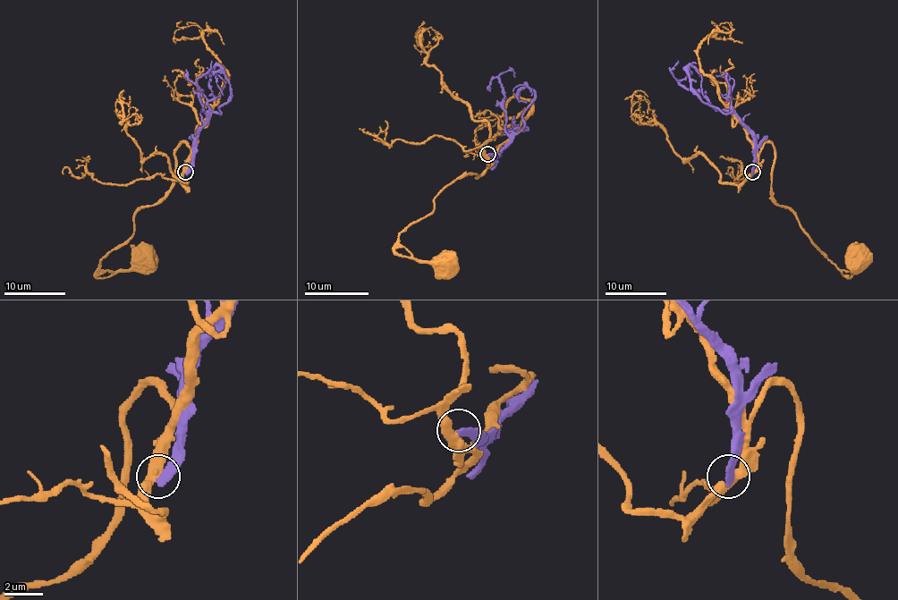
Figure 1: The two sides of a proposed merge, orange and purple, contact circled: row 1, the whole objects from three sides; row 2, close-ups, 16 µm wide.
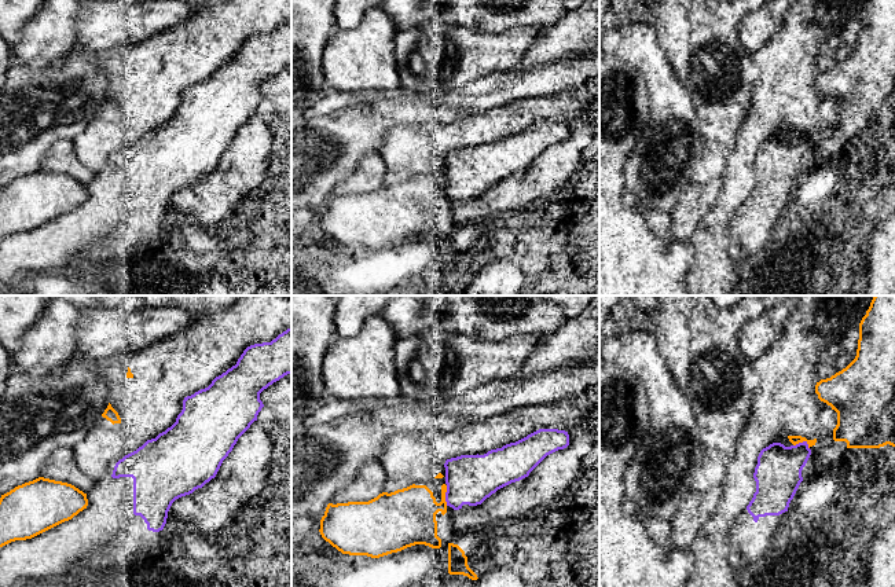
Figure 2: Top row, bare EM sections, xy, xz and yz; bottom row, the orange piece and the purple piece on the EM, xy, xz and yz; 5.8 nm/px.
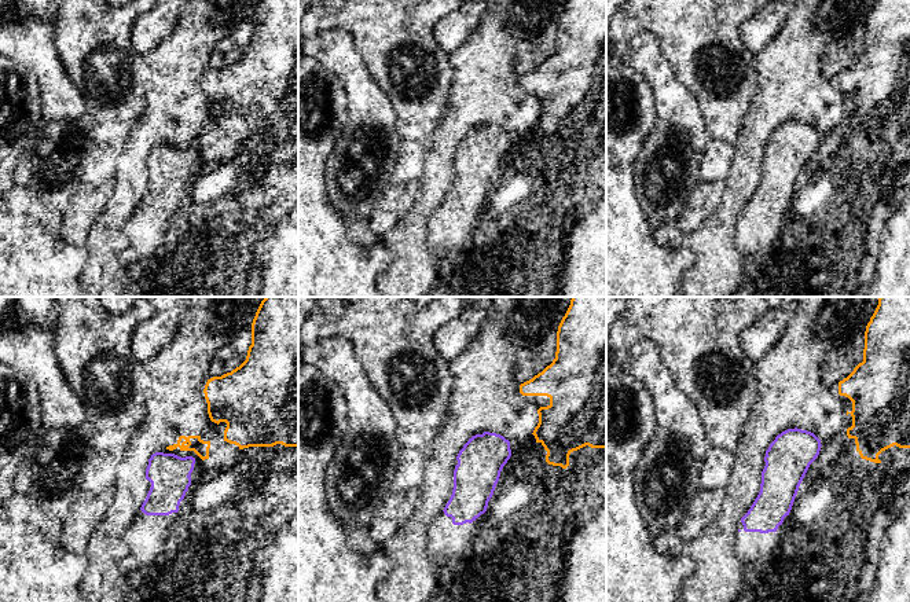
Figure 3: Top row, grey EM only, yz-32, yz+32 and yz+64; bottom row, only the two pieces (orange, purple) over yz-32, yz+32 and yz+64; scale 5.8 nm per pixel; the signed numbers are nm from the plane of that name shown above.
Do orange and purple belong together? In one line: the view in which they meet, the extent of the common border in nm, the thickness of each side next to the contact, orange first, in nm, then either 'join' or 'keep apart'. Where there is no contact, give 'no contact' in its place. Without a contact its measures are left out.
contact in xz; length 120 nm; calibres 320 and 280 nm; keep apart

